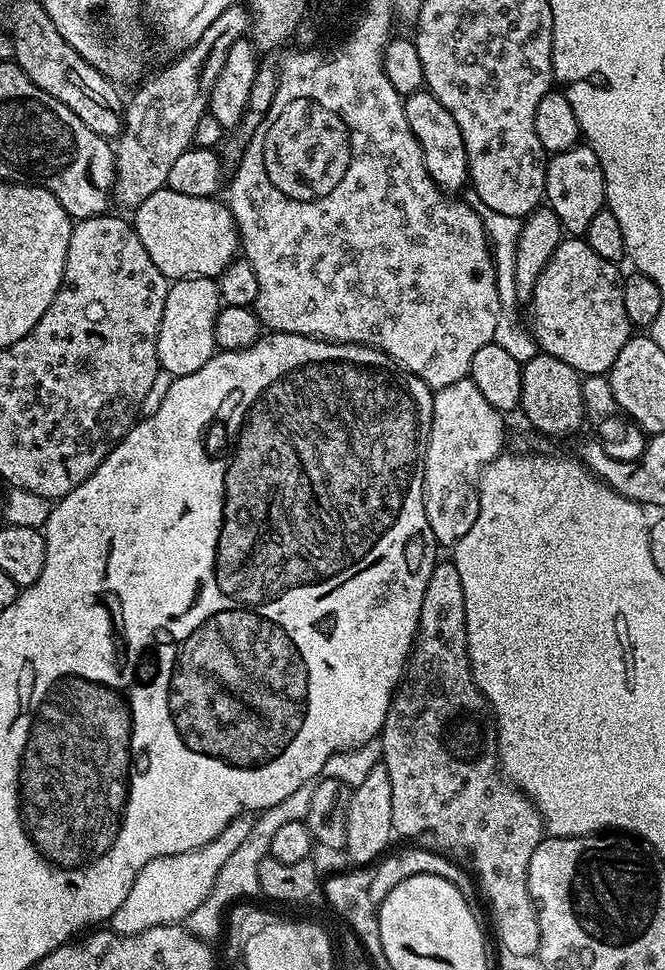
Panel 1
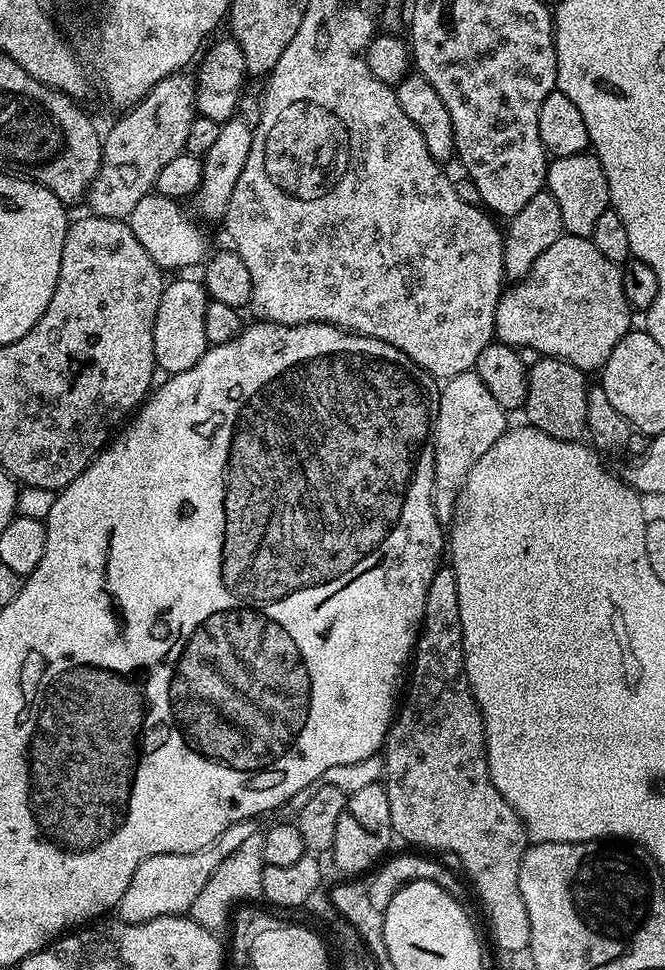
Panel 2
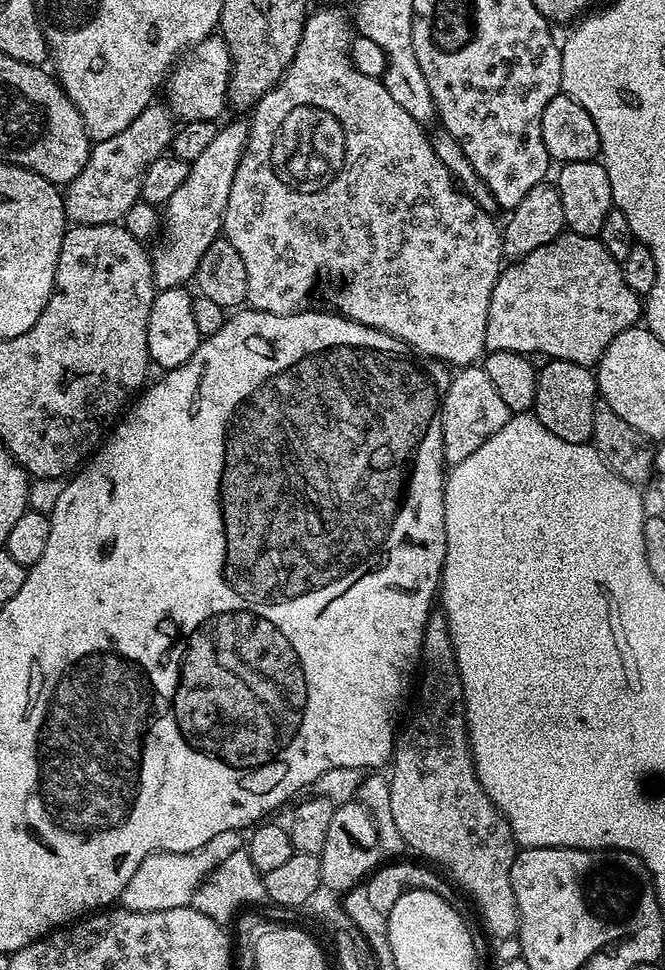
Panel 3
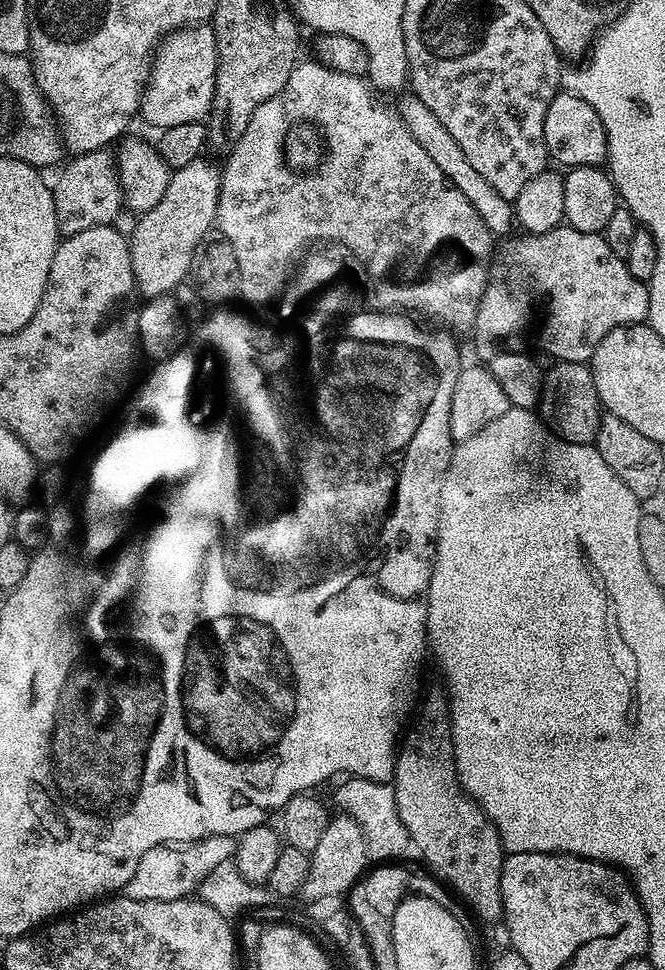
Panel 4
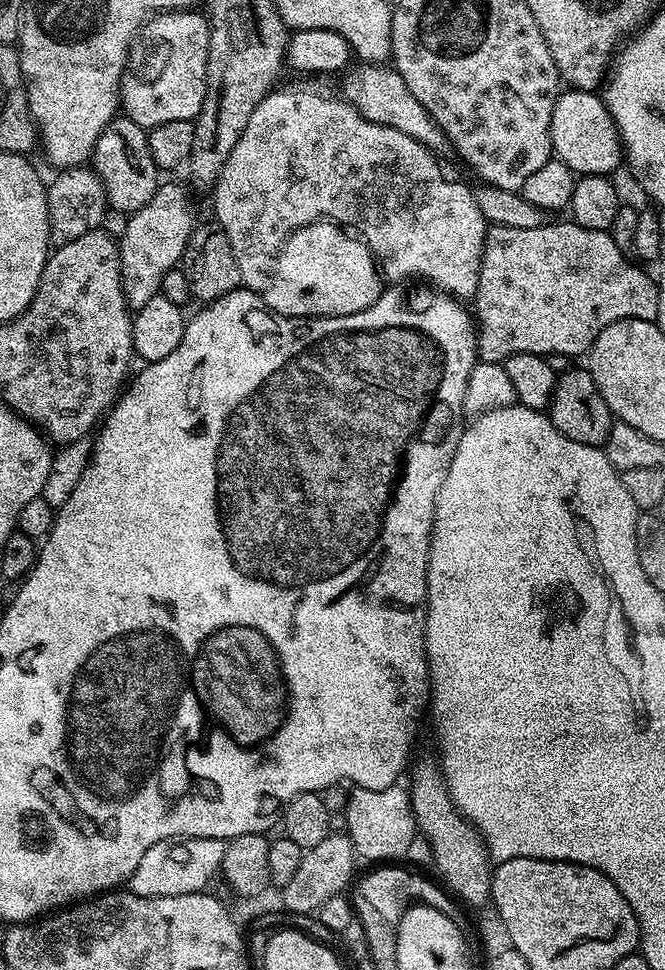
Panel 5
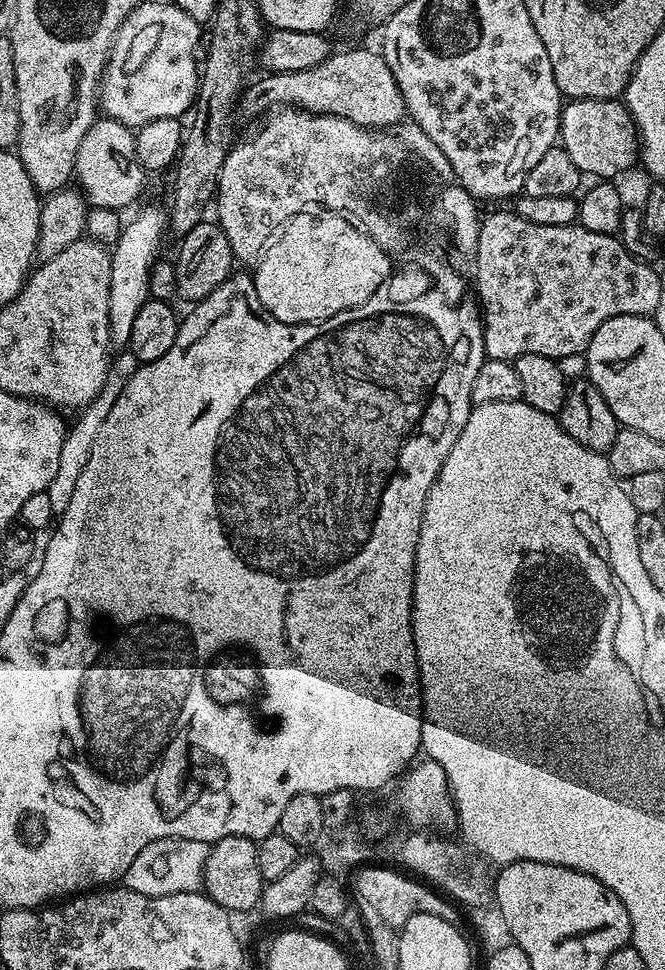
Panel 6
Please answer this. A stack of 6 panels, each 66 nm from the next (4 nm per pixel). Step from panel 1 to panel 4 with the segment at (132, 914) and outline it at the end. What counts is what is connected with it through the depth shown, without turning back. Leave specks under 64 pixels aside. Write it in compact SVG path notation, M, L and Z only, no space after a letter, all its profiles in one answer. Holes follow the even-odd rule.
M207 836L205 840L194 840L190 844L154 846L146 850L142 858L138 858L138 866L130 882L126 882L123 895L146 902L166 902L191 897L199 889L202 878L206 878L206 874L210 874L214 866L235 857L237 843L235 836Z

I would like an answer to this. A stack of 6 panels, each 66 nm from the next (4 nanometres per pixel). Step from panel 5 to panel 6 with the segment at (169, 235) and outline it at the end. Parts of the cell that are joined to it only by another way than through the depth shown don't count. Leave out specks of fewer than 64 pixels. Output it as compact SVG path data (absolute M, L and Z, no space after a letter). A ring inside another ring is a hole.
M162 207L144 208L132 221L125 223L111 249L110 262L110 338L116 346L127 345L130 330L134 330L134 318L138 318L138 310L149 300L148 283L151 270L161 255L160 247L164 244L164 236L168 232L168 214Z

